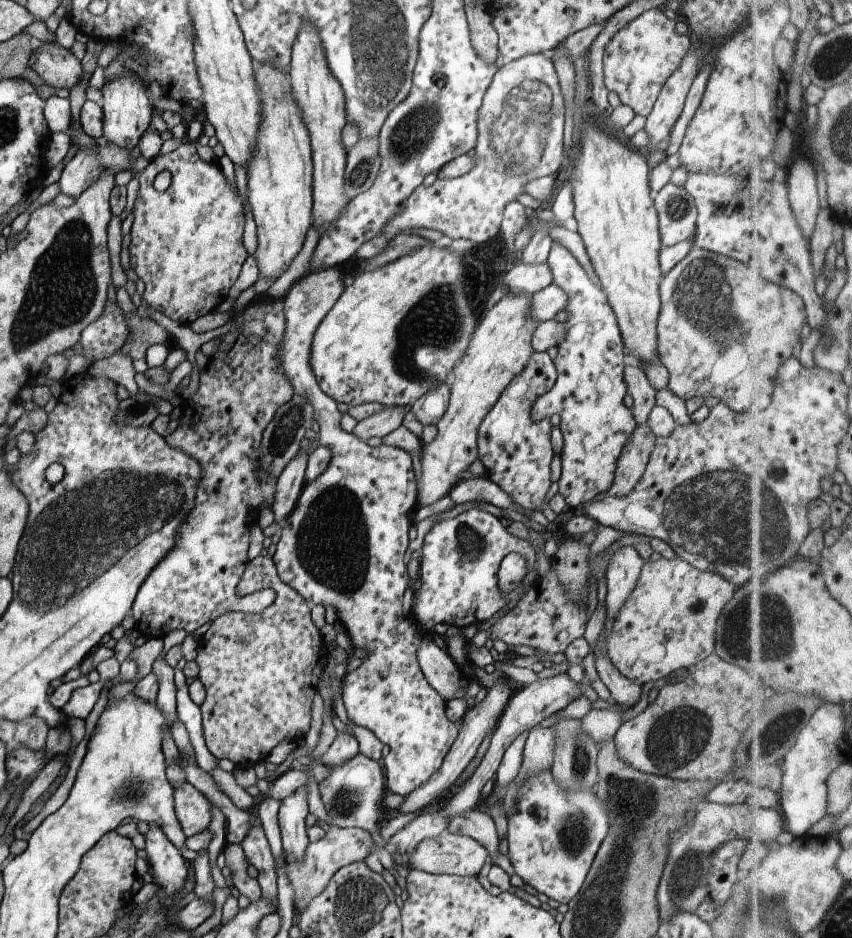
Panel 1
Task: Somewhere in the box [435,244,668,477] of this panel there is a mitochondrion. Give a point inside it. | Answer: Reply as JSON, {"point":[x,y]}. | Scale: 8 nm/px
{"point":[480,287]}

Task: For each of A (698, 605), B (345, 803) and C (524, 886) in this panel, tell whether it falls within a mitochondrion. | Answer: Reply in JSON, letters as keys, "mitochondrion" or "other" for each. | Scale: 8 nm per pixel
{"A":"mitochondrion","B":"mitochondrion","C":"other"}

